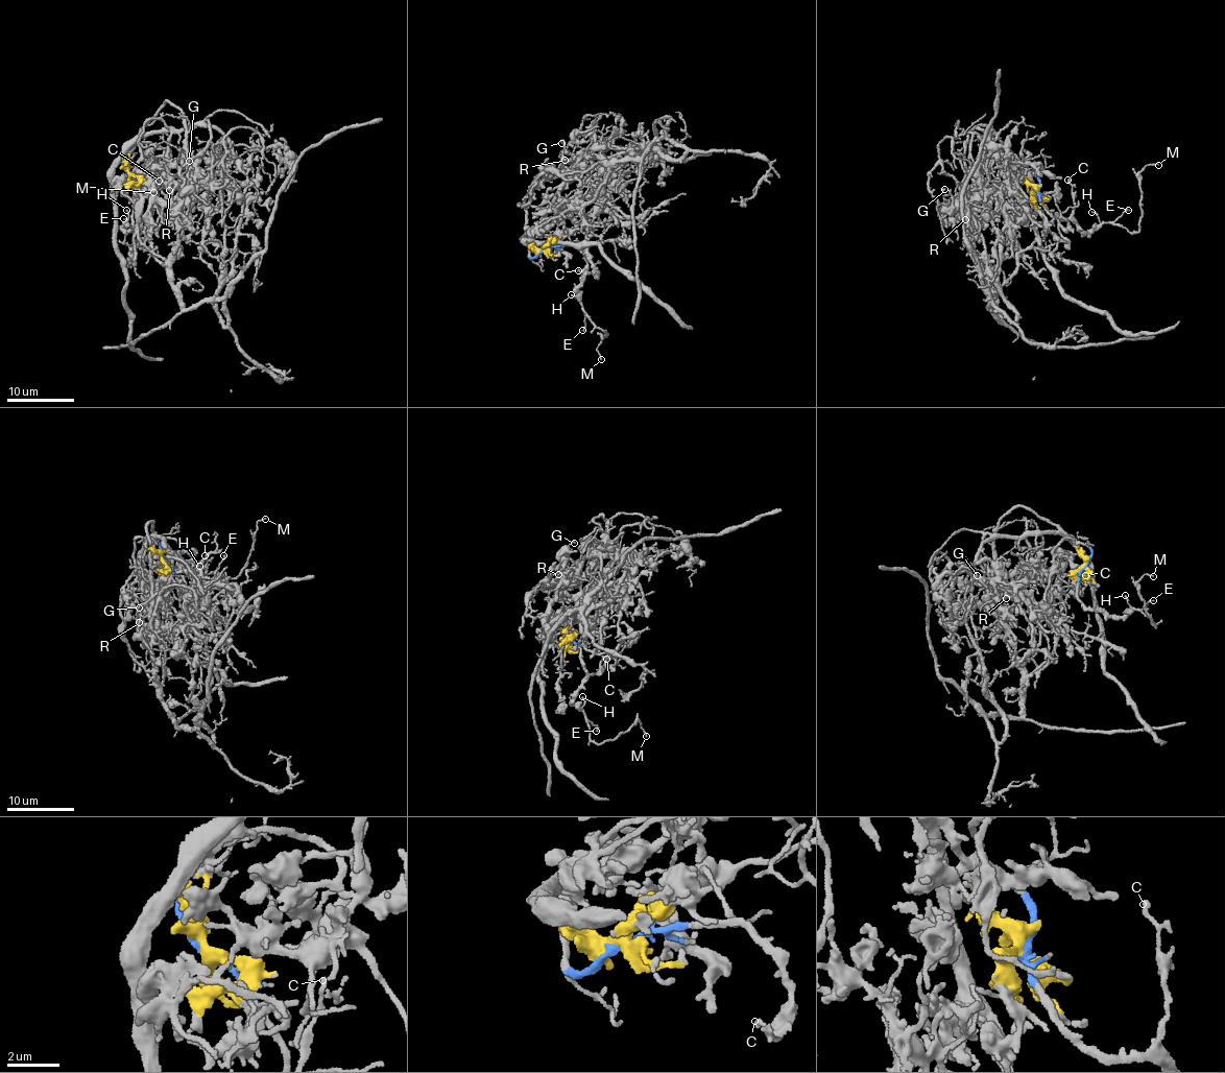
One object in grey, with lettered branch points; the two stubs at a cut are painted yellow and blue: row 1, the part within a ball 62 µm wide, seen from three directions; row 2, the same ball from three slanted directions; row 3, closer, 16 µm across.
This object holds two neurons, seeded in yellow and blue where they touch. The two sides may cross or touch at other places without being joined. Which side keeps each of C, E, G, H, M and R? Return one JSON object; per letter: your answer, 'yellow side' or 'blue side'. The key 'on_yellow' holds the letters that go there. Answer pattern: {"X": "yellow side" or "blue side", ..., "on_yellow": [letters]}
{"C": "blue side", "E": "blue side", "G": "yellow side", "H": "blue side", "M": "blue side", "R": "yellow side", "on_yellow": ["G", "R"]}

